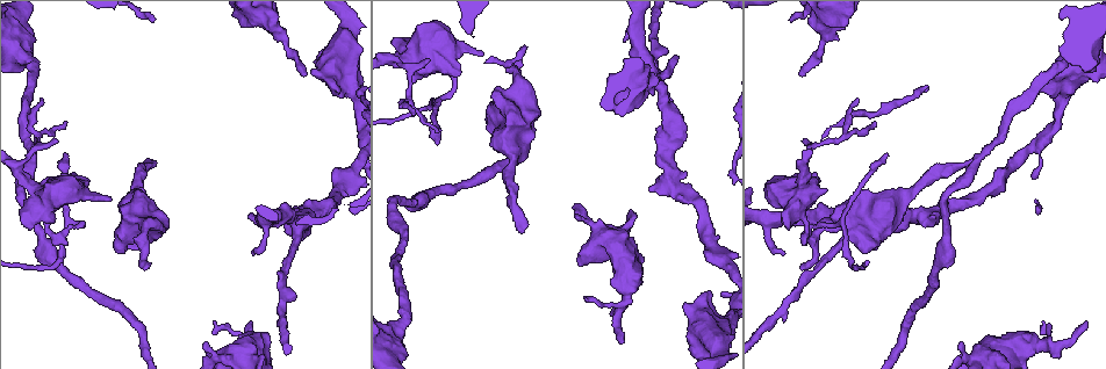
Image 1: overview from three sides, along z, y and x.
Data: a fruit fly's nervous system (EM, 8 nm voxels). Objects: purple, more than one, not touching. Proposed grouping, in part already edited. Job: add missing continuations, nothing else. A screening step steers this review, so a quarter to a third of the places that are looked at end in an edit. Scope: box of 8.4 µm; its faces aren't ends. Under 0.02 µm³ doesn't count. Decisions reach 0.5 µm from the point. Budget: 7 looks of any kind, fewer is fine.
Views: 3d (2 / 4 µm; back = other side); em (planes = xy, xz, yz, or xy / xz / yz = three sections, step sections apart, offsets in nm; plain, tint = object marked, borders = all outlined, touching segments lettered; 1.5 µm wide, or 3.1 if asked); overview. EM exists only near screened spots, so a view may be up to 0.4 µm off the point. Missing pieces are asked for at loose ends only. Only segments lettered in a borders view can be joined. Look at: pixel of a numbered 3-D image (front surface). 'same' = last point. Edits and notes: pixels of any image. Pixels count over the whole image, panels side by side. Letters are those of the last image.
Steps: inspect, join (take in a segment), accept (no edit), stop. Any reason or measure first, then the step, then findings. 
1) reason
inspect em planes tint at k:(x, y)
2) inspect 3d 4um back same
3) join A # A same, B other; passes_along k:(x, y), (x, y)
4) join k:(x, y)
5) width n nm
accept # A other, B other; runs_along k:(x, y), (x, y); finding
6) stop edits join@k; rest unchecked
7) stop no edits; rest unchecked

tapers out
inspect 3d 4um at 1:(429, 62)

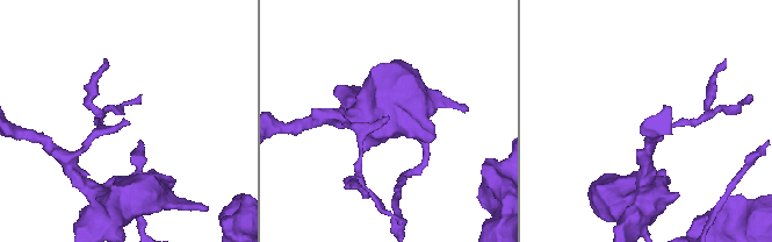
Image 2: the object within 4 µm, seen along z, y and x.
inspect em xy step 8 borders at 2:(128, 121)

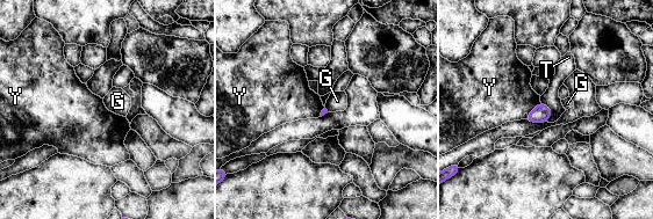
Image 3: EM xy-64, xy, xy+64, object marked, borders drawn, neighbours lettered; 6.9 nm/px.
accept # G other, T other, Y other; border 3:(540, 101), (551, 110), (546, 121); none of them fits

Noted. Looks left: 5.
free end
inspect 3d 4um at 1:(143, 268)

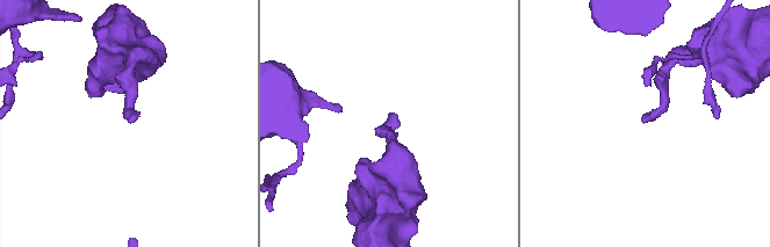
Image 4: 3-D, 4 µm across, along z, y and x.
need the tissue
inspect em planes borders at 4:(644, 118)

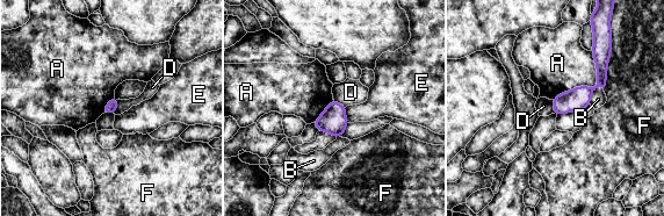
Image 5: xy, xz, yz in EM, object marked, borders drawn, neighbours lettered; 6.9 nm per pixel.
accept # A other, B other, D other, E other, F other; border 5:(118, 99), (118, 106), (114, 114); no lettered segment goes on from it

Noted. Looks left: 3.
branch stops here
inspect em planes borders at 1:(1088, 321)

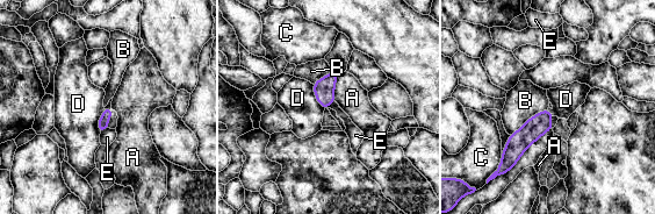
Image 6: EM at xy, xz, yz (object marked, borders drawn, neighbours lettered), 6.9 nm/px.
accept # A other, B other, C other, D other, E other; runs_along 6:(547, 113), (513, 149), (506, 161); no lettered segment goes on from it

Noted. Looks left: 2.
stop no edits; rest unchecked

